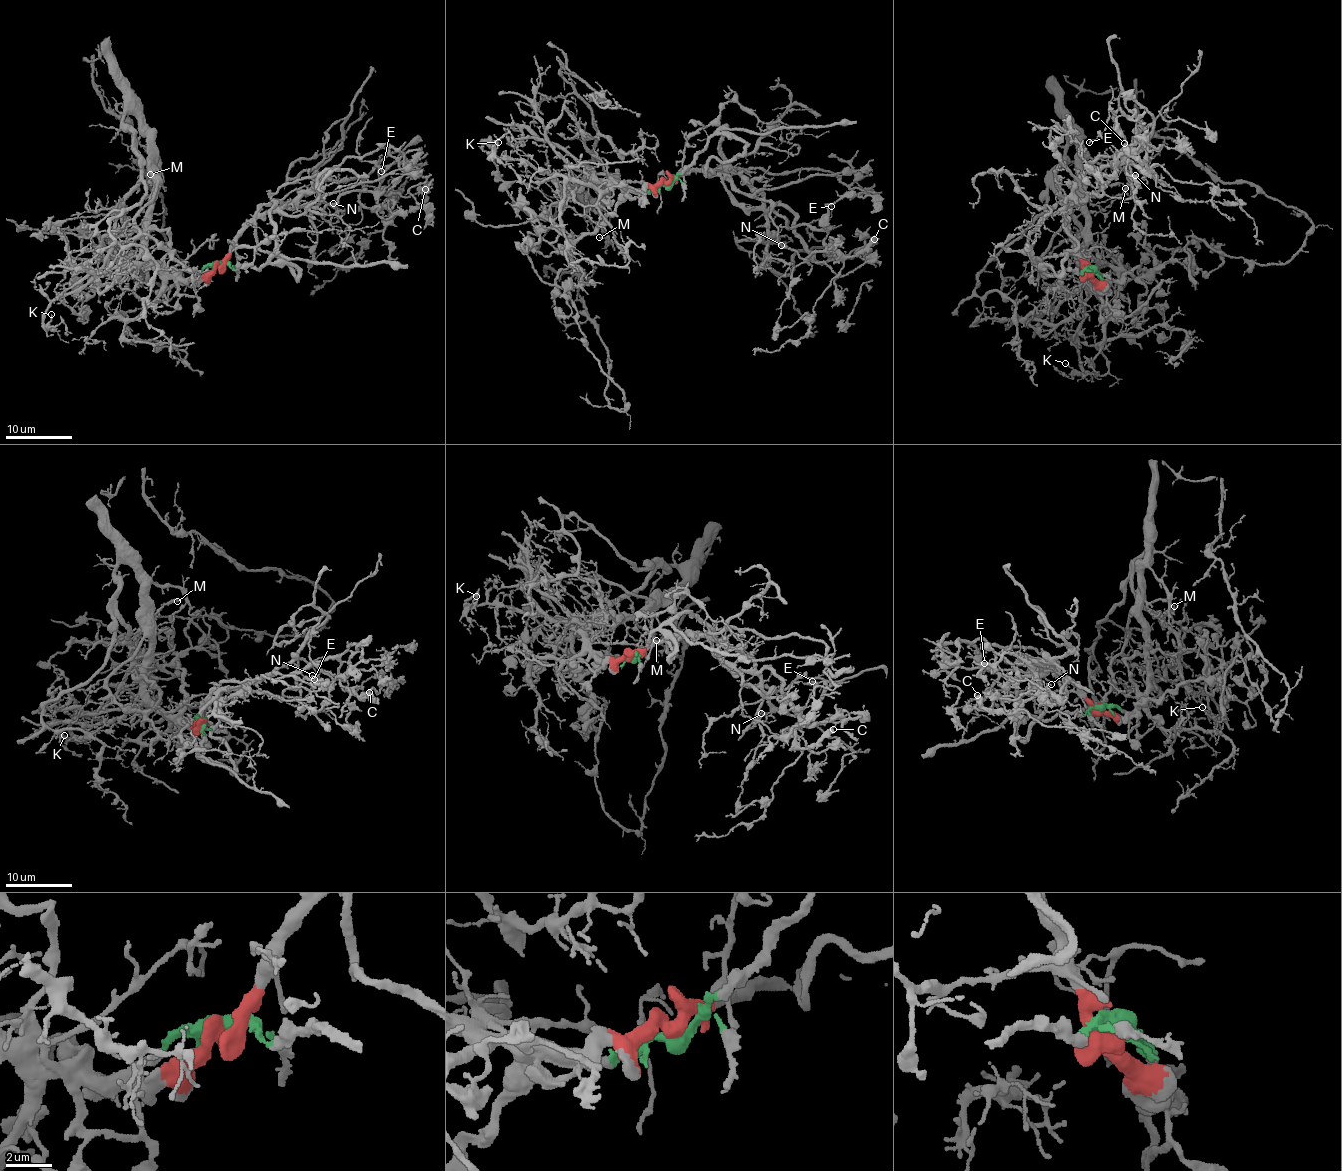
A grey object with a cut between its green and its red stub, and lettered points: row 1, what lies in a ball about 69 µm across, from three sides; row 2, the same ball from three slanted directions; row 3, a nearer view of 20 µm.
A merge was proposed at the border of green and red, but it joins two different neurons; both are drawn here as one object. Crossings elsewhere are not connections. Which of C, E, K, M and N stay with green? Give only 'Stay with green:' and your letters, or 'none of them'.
Stay with green: C, E, N

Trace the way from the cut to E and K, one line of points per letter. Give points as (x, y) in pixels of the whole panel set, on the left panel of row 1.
E: (218, 266), (260, 267), (275, 247), (269, 216), (276, 201), (322, 210), (353, 191), (374, 191), (382, 171)
K: (218, 266), (197, 279), (174, 280), (133, 229), (115, 239), (90, 279), (59, 294), (45, 324), (51, 314)

